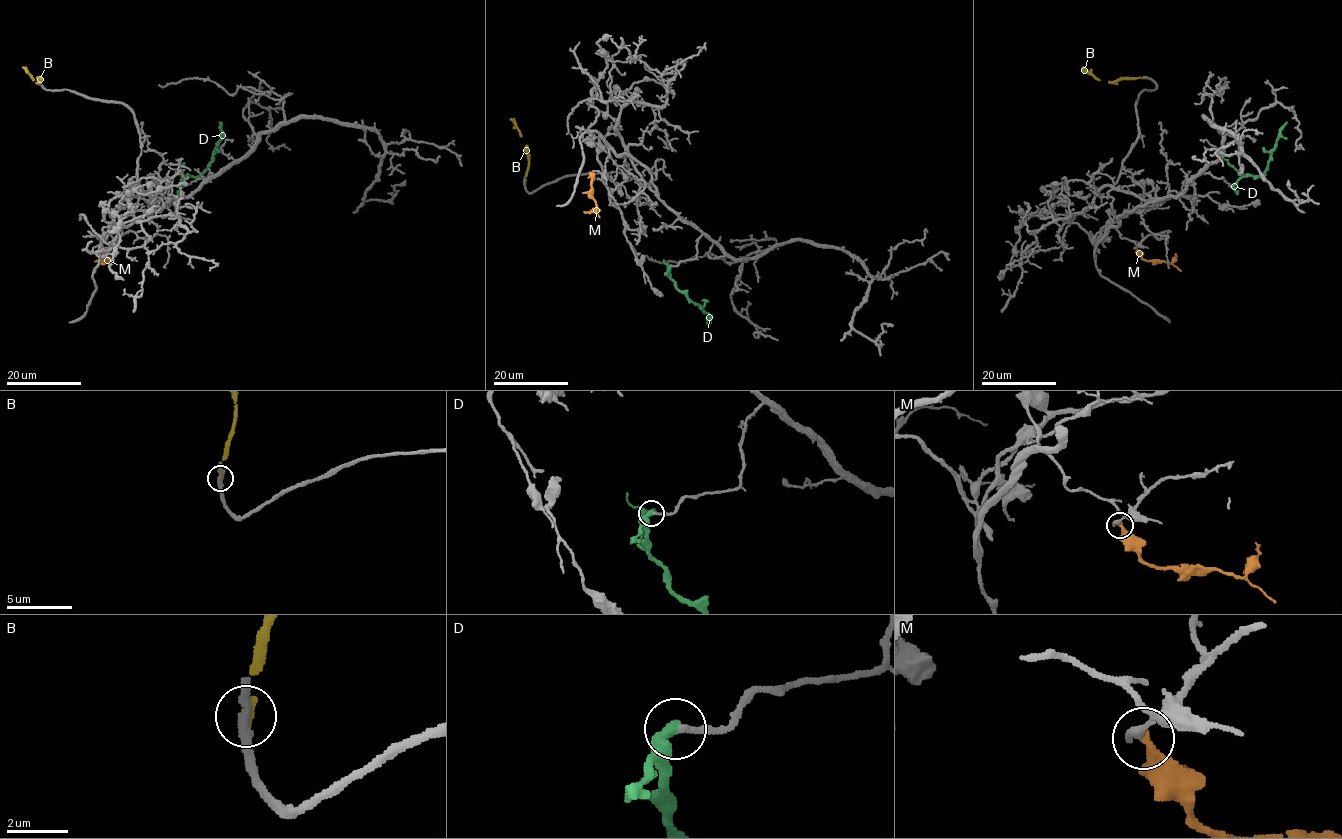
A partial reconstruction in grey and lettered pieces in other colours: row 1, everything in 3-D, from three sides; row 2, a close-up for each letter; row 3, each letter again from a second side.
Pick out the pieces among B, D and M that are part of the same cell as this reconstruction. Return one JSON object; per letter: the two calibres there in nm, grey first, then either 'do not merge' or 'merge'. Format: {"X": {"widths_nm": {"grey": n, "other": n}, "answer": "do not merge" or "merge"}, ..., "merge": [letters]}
{"B": {"widths_nm": {"grey": 360, "other": 260}, "answer": "do not merge"}, "D": {"widths_nm": {"grey": 200, "other": 360}, "answer": "do not merge"}, "M": {"widths_nm": {"grey": 200, "other": 360}, "answer": "do not merge"}, "merge": []}

